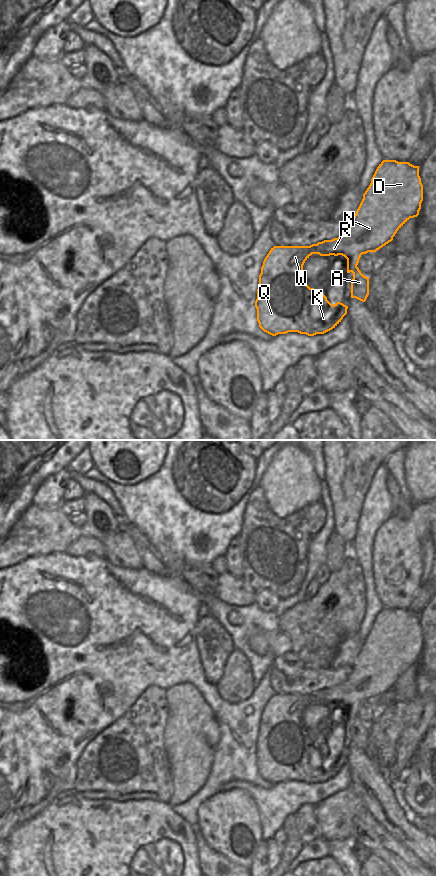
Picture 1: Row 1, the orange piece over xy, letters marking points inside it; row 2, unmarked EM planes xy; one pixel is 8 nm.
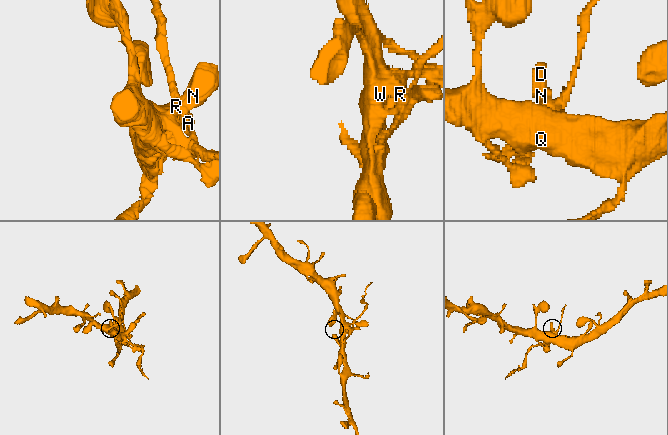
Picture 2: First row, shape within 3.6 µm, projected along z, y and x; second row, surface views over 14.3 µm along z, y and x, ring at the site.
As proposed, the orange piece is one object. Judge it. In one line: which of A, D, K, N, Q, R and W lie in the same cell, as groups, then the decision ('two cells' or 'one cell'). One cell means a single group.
A D N R / K Q W | two cells

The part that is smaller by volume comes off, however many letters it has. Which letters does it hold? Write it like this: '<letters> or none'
A, D, N, R

